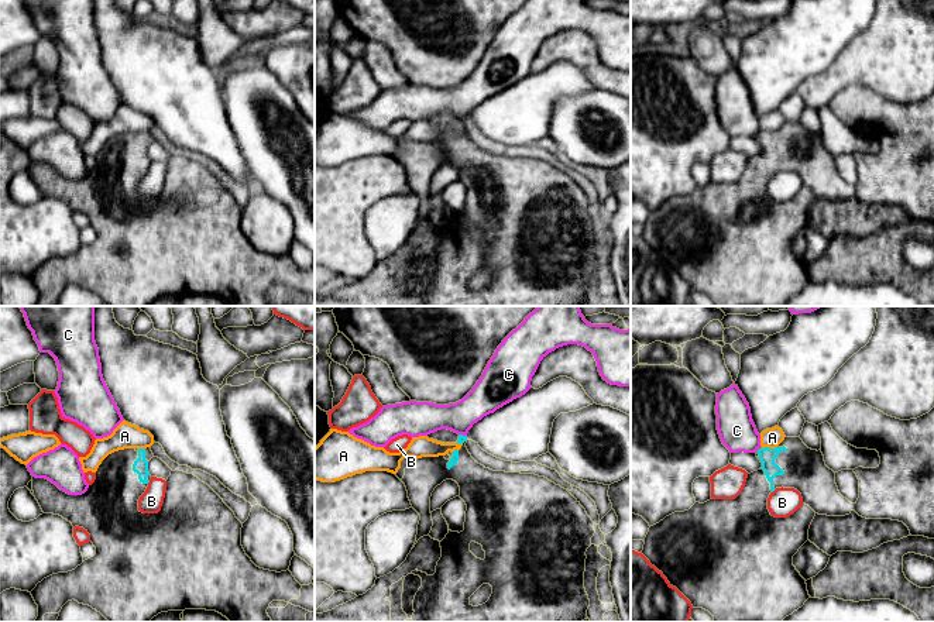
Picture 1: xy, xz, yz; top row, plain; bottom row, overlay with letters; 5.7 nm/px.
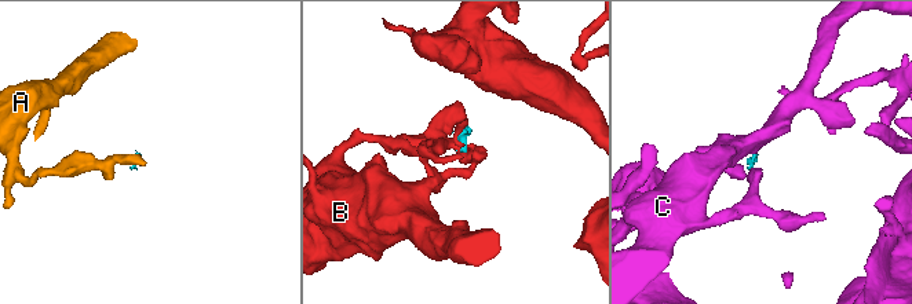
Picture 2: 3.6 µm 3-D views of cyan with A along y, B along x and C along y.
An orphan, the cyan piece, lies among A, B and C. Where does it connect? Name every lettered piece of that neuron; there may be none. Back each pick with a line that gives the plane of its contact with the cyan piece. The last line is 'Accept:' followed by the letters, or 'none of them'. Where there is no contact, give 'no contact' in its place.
Accept: none of them

